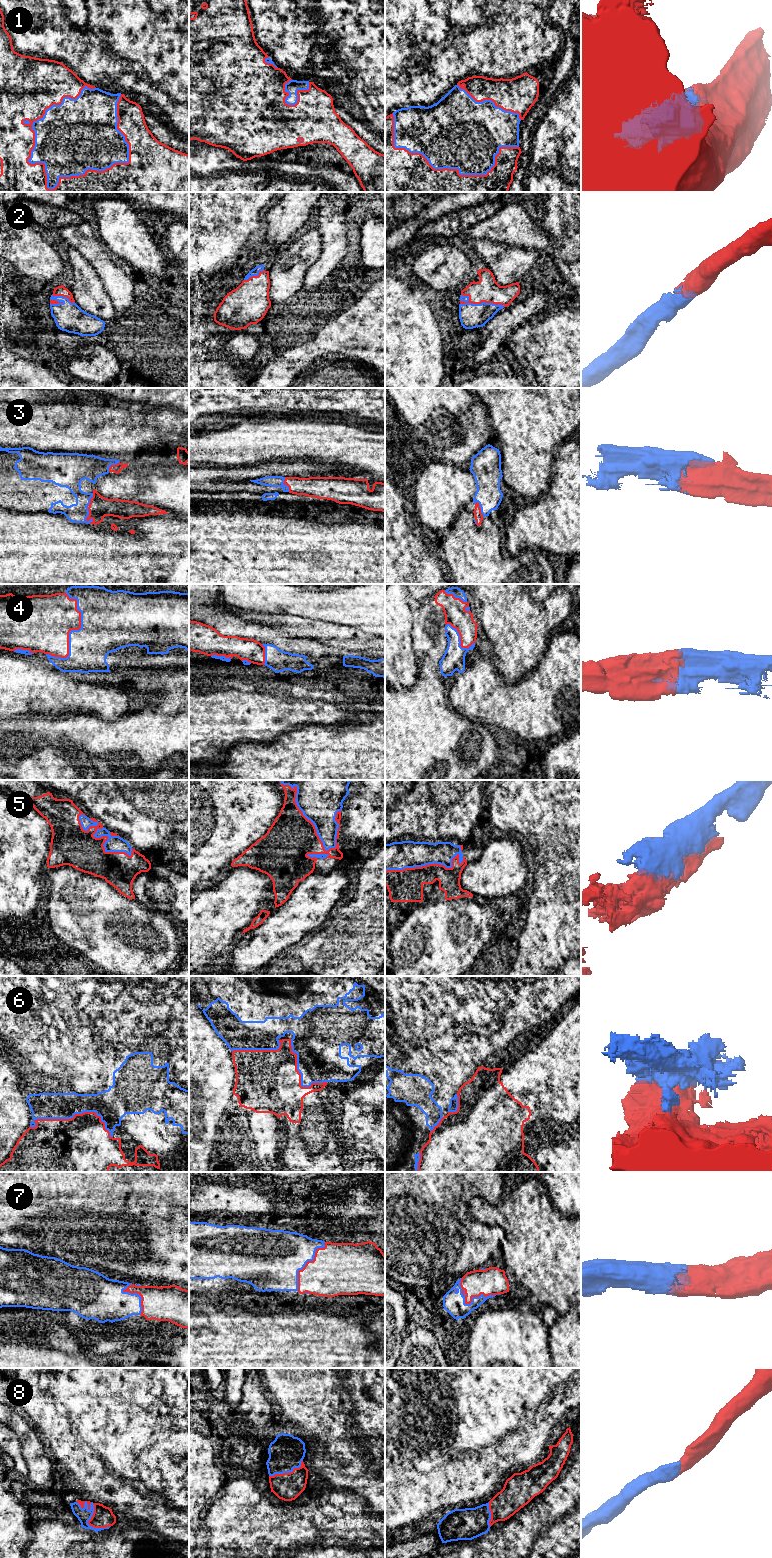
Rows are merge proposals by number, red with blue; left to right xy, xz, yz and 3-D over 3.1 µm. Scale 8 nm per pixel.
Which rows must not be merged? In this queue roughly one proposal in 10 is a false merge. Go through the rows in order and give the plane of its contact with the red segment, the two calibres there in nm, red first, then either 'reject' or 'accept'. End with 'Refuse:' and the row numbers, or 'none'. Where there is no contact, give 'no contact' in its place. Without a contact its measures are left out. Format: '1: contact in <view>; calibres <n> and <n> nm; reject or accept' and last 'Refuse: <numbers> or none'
1: contact in xy; calibres 480 and 420 nm; accept
2: contact in yz; calibres 200 and 190 nm; accept
3: contact in xy; calibres 170 and 160 nm; accept
4: contact in xy; calibres 380 and 460 nm; accept
5: contact in xz; calibres 380 and 400 nm; accept
6: contact in xy; calibres 480 and 200 nm; accept
7: contact in yz; calibres 220 and 180 nm; accept
8: contact in xy; calibres 170 and 110 nm; accept
Refuse: none

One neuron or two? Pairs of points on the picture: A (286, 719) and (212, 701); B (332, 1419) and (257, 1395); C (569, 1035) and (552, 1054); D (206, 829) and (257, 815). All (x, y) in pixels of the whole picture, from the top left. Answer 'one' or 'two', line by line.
A: one
B: one
C: one
D: one

